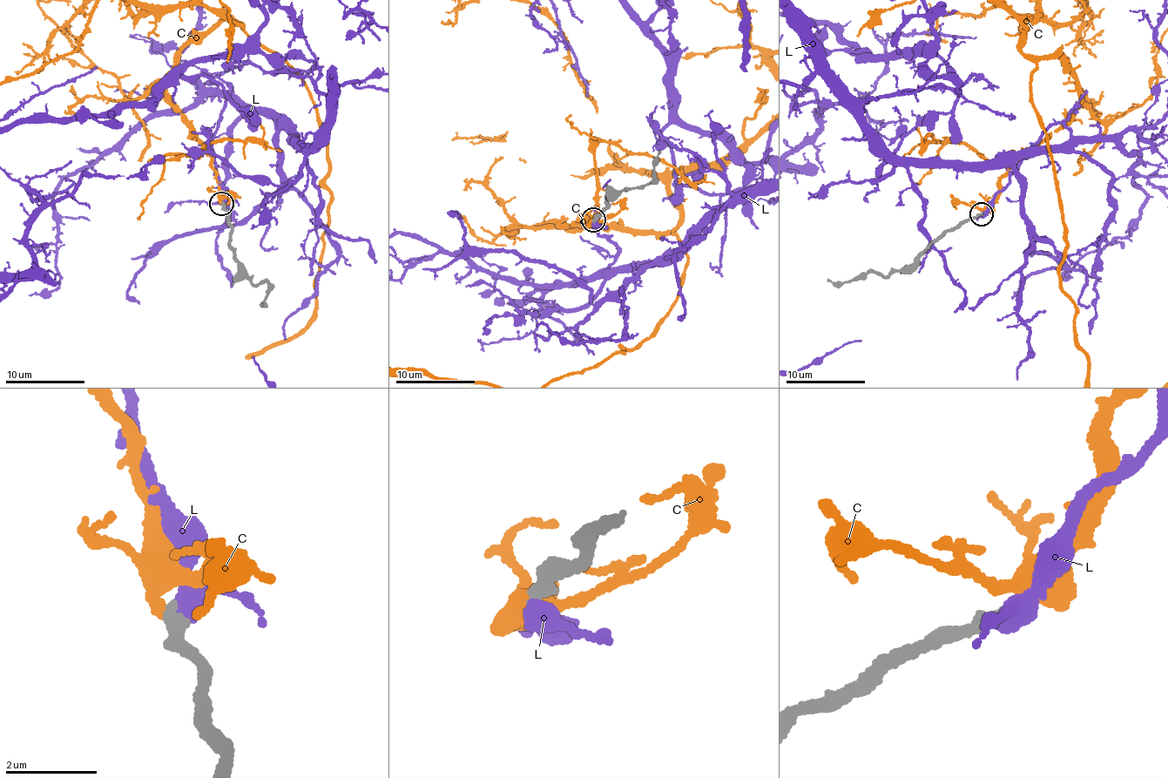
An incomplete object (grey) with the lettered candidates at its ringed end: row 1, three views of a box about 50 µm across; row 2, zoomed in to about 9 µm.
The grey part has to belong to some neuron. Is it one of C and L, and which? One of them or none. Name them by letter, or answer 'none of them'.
C

